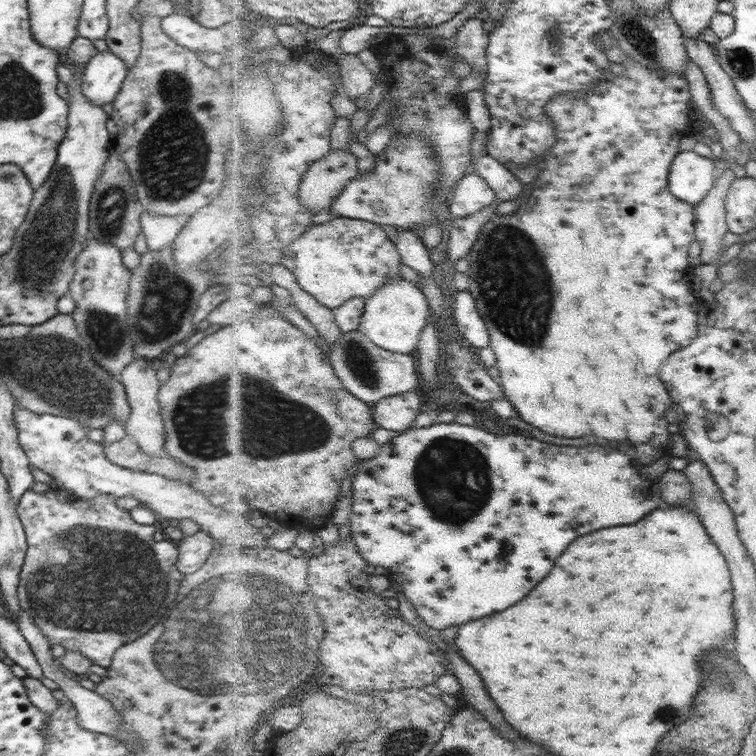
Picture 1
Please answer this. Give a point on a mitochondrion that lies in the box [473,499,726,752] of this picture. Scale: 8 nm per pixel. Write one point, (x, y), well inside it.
(667, 714)

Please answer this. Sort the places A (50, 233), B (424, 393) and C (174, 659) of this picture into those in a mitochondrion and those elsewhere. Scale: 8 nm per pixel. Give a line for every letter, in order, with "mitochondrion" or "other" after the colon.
A: mitochondrion
B: other
C: mitochondrion

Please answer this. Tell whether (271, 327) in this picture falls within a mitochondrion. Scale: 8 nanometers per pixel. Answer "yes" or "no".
no

